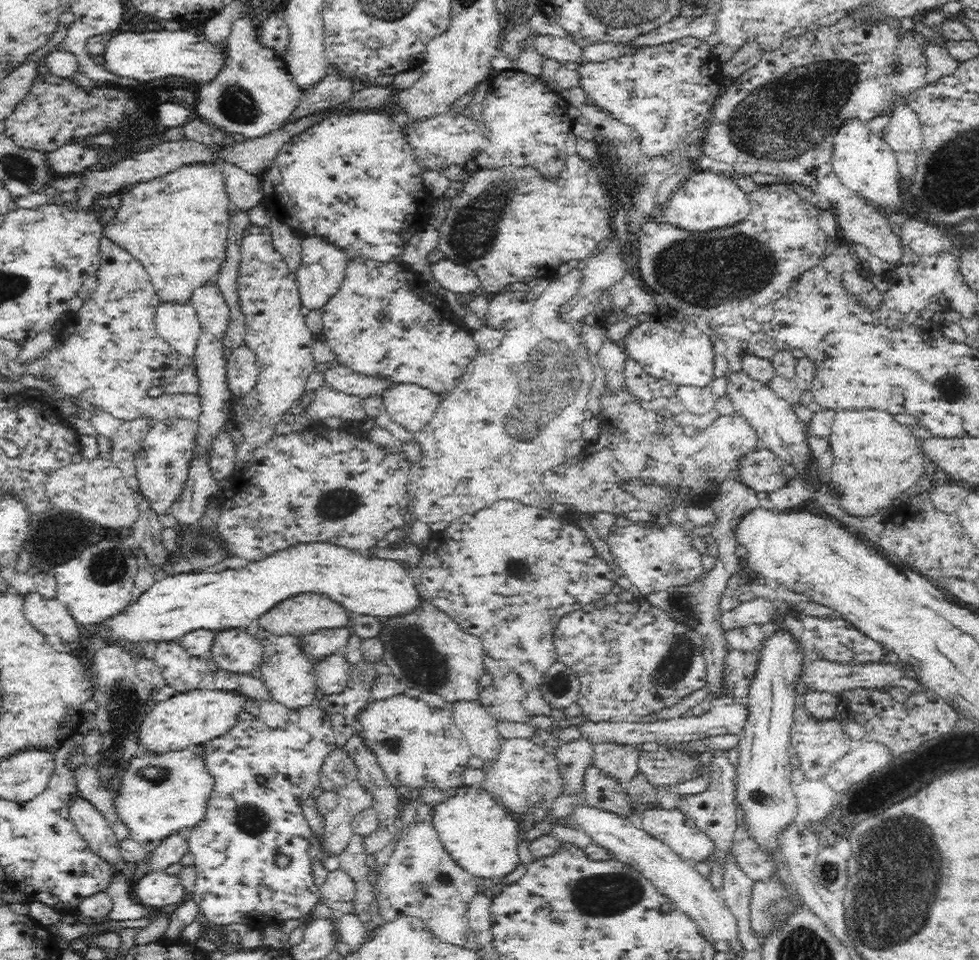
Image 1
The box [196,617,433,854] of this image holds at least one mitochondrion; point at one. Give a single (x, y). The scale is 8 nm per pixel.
(252, 820)

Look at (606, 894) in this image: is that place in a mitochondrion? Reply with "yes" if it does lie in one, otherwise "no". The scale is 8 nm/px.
yes

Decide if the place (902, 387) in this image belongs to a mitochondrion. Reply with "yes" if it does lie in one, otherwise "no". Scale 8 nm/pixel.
no

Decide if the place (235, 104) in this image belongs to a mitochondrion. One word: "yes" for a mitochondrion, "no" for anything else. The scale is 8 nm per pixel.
yes

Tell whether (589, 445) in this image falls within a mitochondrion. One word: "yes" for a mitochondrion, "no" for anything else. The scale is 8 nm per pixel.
no

